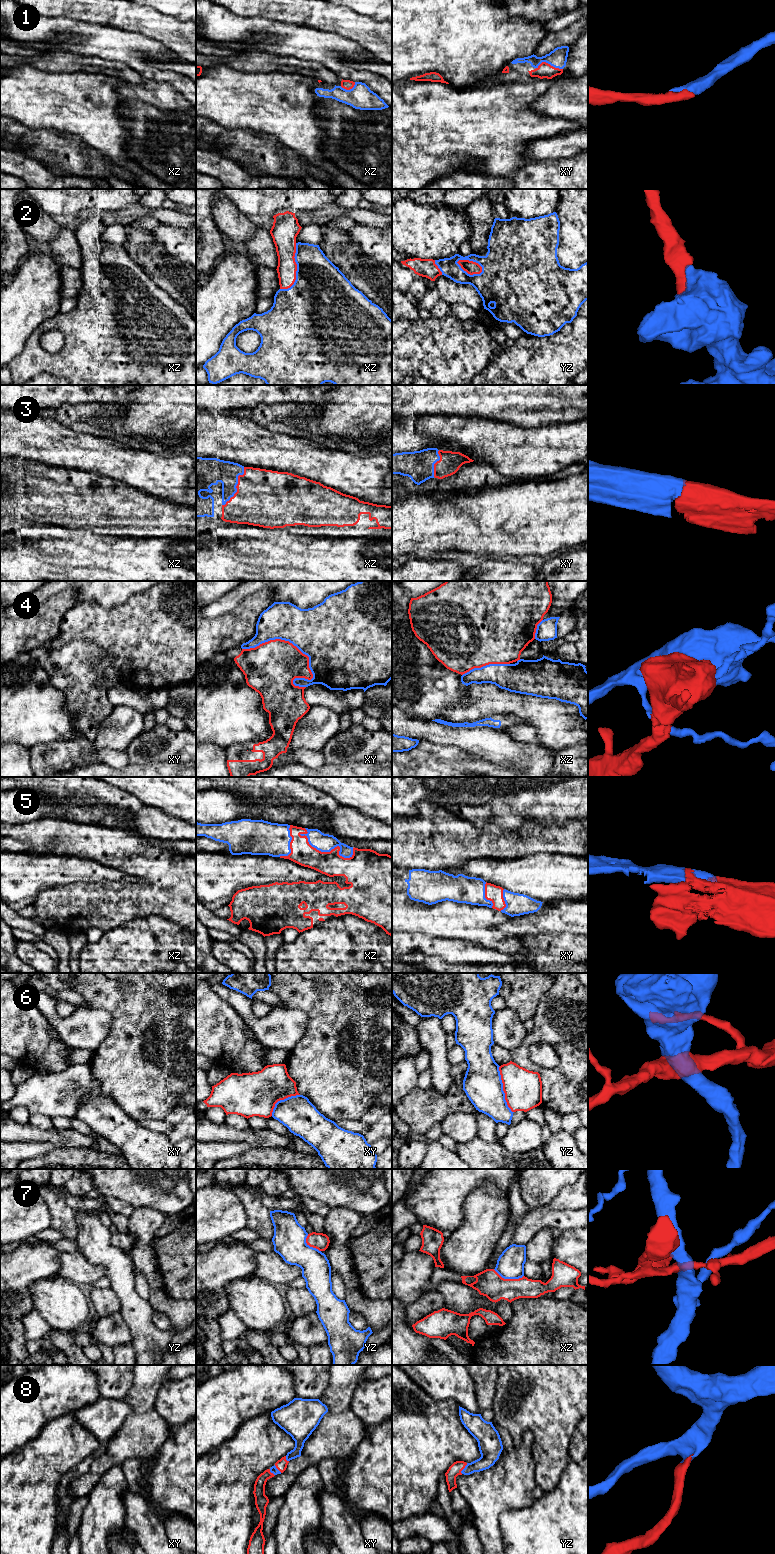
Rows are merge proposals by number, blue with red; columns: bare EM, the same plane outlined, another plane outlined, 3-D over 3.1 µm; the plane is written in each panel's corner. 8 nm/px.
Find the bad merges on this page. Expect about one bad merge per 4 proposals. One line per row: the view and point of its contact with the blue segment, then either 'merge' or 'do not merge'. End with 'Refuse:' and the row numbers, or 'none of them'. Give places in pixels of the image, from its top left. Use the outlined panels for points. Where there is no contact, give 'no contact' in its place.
1: xy (549, 63) | merge
2: yz (469, 274) | merge
3: xz (236, 485) | merge
4: xy (285, 640) | merge
5: xz (328, 851) | merge
6: yz (502, 1089) | do not merge
7: xz (508, 1278) | do not merge
8: yz (464, 1468) | merge
Refuse: 6, 7

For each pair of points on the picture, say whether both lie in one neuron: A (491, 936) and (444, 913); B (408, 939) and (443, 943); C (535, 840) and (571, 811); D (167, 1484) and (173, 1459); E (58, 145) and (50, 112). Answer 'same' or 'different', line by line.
A: same
B: same
C: different
D: same
E: different

